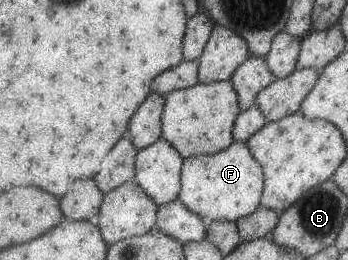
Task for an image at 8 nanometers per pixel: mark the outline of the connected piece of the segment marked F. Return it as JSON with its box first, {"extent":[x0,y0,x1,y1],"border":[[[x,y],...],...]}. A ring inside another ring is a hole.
{"extent":[177,140,263,222],"border":[[[234,140],[226,149],[218,153],[202,154],[183,159],[179,175],[180,189],[177,199],[180,203],[205,221],[218,220],[234,222],[239,217],[250,215],[258,206],[263,190],[263,171],[252,157],[246,142]]]}

